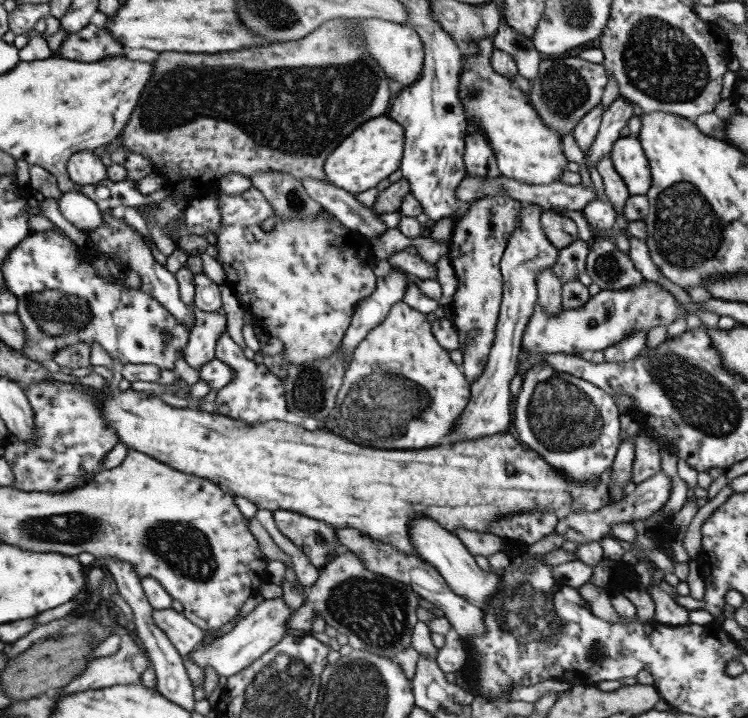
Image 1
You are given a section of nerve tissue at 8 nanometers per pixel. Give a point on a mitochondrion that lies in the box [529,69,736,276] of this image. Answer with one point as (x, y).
(688, 232)

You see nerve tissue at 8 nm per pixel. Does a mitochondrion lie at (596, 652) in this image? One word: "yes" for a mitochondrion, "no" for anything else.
yes

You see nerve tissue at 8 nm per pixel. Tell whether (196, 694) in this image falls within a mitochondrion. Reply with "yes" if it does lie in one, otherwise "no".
no

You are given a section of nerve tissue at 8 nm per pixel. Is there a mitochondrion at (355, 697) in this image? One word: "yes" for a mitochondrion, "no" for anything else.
yes

